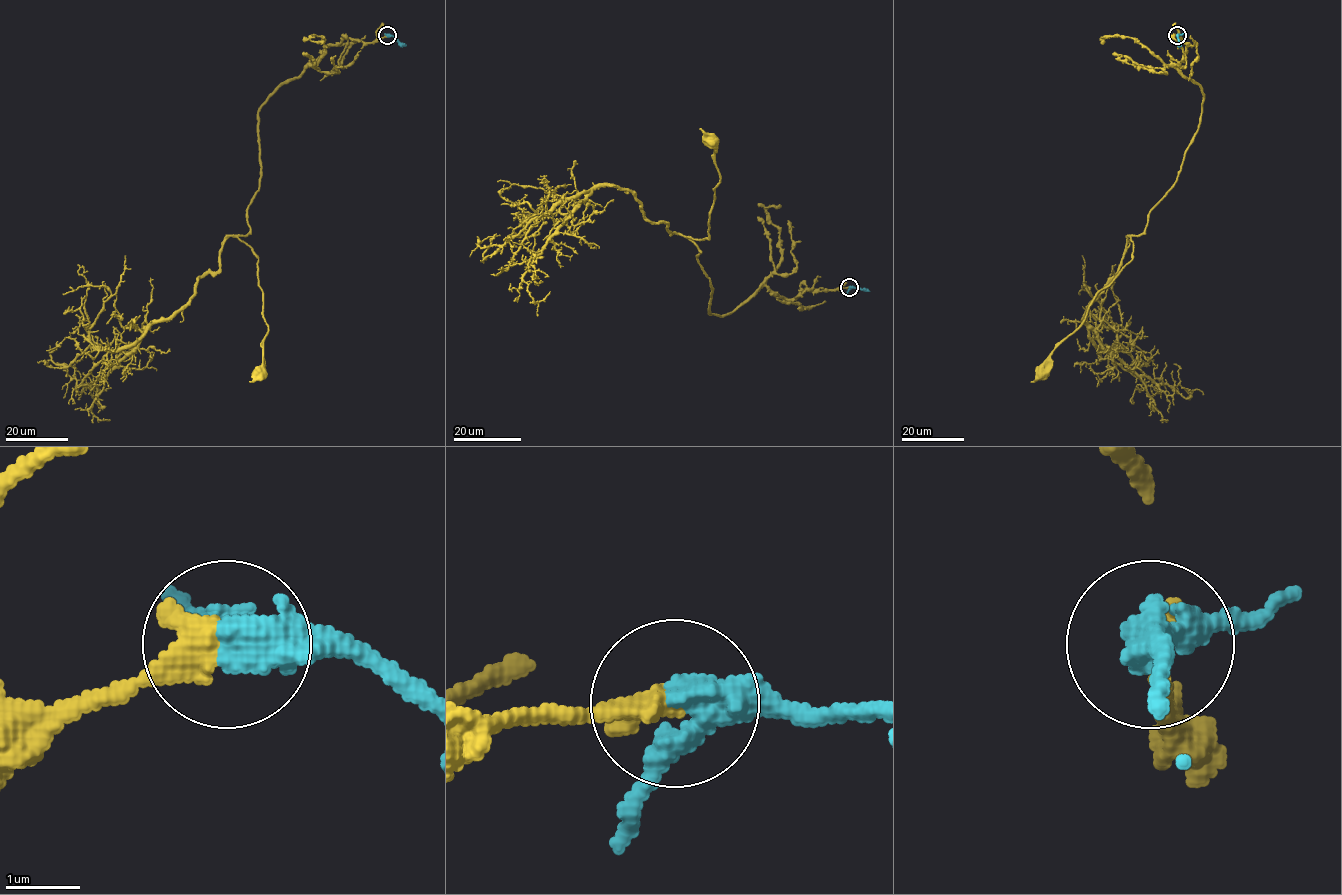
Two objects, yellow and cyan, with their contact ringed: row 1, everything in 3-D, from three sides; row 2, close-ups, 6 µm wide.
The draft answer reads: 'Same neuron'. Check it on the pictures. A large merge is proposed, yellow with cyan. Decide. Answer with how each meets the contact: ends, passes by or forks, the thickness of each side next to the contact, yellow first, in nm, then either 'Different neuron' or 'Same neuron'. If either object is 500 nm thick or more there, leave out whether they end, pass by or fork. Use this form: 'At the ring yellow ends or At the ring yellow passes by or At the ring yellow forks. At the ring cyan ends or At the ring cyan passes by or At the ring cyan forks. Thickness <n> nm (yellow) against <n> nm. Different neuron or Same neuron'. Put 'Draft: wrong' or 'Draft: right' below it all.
At the ring yellow ends. At the ring cyan passes by. Thickness 360 nm (yellow) against 440 nm. Same neuron
Draft: right

